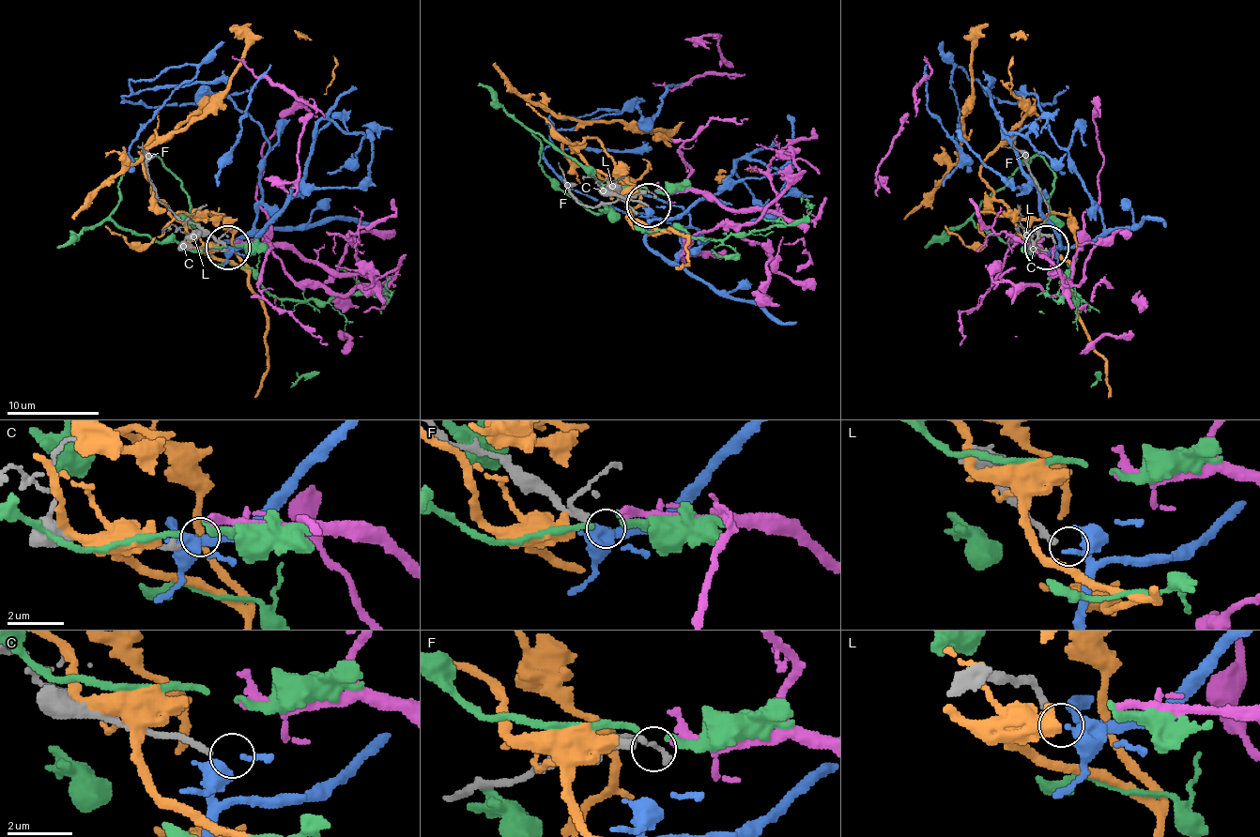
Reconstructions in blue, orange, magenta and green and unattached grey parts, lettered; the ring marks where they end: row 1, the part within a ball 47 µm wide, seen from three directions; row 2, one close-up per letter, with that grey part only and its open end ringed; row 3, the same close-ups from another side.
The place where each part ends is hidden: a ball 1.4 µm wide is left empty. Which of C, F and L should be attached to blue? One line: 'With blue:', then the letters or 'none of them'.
With blue: L

